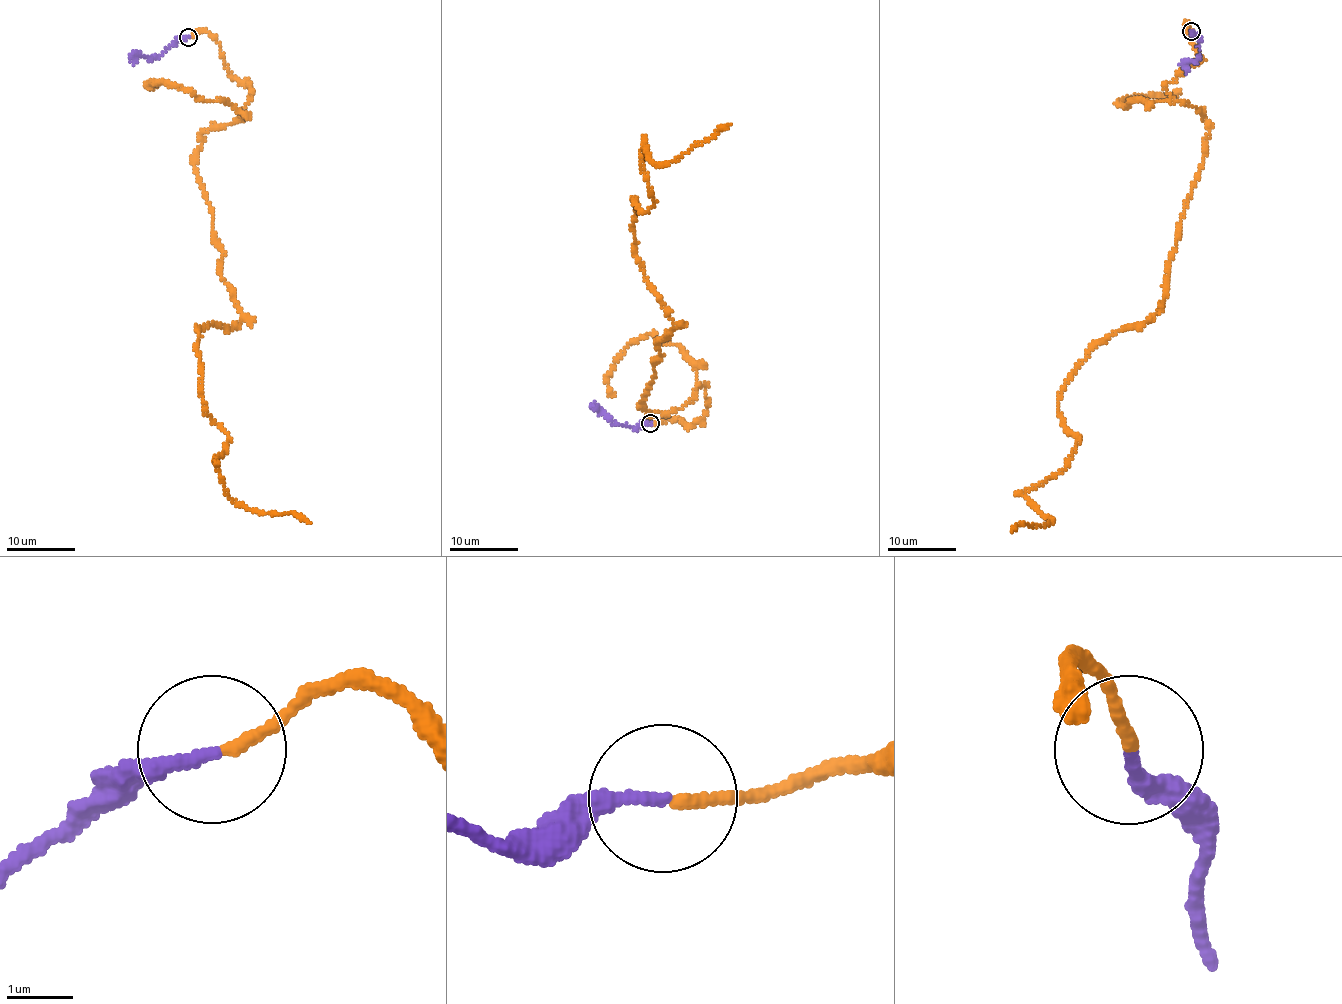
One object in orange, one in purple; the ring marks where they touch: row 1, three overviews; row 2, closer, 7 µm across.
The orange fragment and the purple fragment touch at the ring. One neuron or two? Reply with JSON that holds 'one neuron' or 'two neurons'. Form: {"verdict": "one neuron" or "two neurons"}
{"verdict": "one neuron"}

